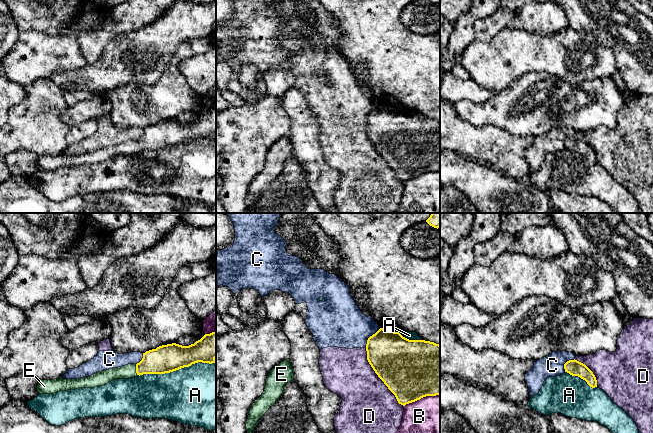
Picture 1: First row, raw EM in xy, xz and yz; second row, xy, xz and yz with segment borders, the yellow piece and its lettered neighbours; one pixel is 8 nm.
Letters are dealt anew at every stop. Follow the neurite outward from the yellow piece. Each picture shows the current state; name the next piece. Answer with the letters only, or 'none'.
E

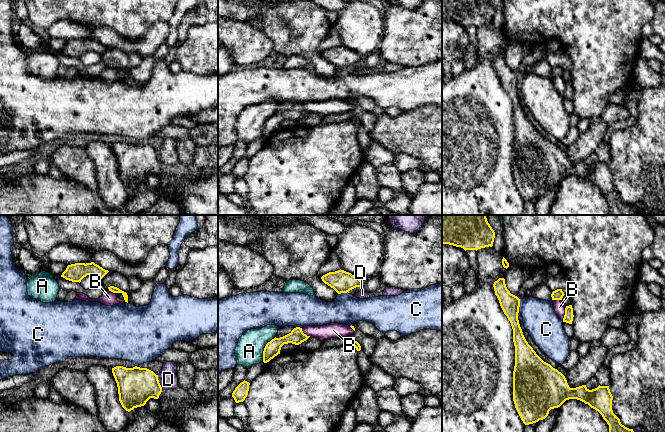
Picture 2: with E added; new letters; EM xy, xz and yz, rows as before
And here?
none

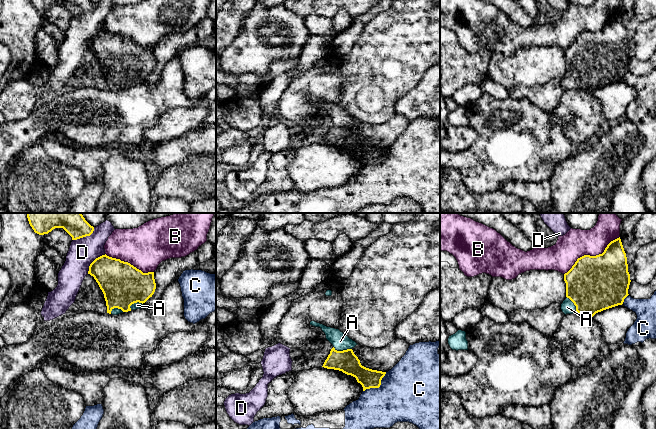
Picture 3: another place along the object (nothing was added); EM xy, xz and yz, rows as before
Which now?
A

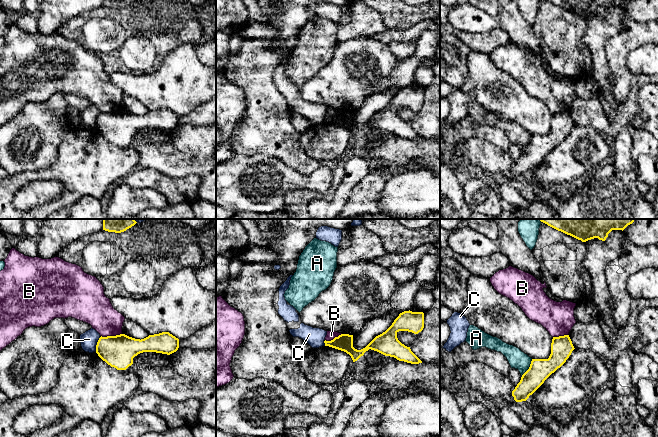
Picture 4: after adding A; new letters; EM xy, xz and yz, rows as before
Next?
none

